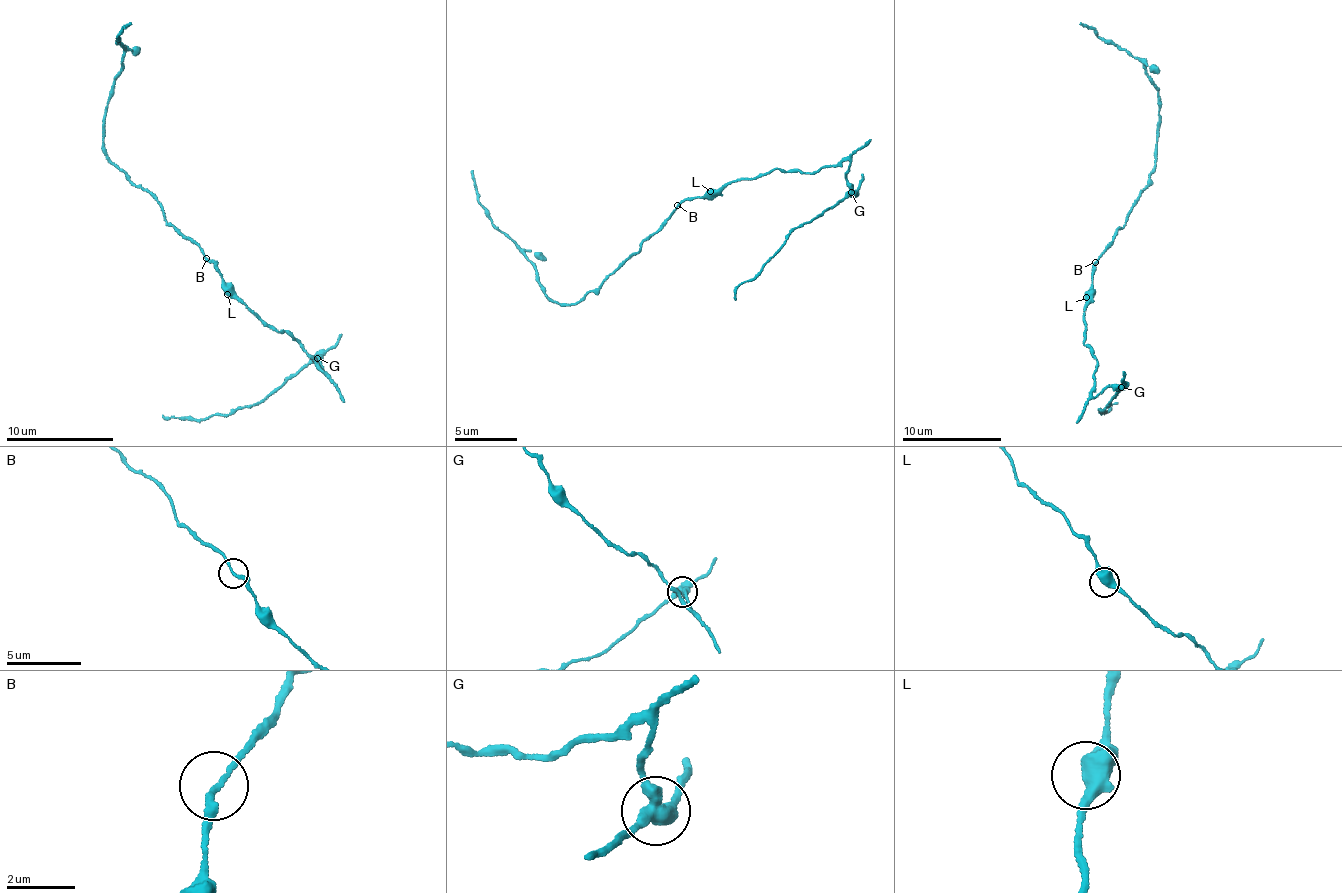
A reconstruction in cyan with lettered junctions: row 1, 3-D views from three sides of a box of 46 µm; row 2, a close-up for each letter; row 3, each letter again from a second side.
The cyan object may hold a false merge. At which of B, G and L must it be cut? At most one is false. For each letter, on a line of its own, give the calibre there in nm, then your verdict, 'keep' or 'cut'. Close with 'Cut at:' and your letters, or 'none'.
B: calibre 170 nm; keep
G: calibre 420 nm; cut
L: calibre 400 nm; keep
Cut at: G

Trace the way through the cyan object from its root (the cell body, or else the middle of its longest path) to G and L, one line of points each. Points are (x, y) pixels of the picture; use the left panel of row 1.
G: (214, 268), (222, 276), (222, 284), (269, 325), (285, 331), (325, 374), (320, 360), (316, 359)
L: (214, 268), (222, 276), (222, 284), (227, 294)

